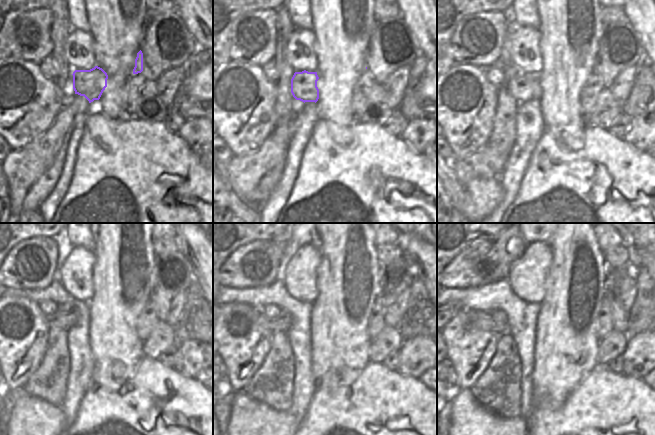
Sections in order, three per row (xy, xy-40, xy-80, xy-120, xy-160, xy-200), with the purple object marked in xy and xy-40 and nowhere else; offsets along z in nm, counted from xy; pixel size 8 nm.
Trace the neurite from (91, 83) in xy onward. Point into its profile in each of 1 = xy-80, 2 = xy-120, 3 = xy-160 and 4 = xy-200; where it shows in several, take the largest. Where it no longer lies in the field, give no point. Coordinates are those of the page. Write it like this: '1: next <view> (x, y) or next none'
1: next xy-80 (523, 87)
2: next xy-120 (66, 316)
3: next xy-160 (281, 324)
4: next xy-200 (482, 320)

